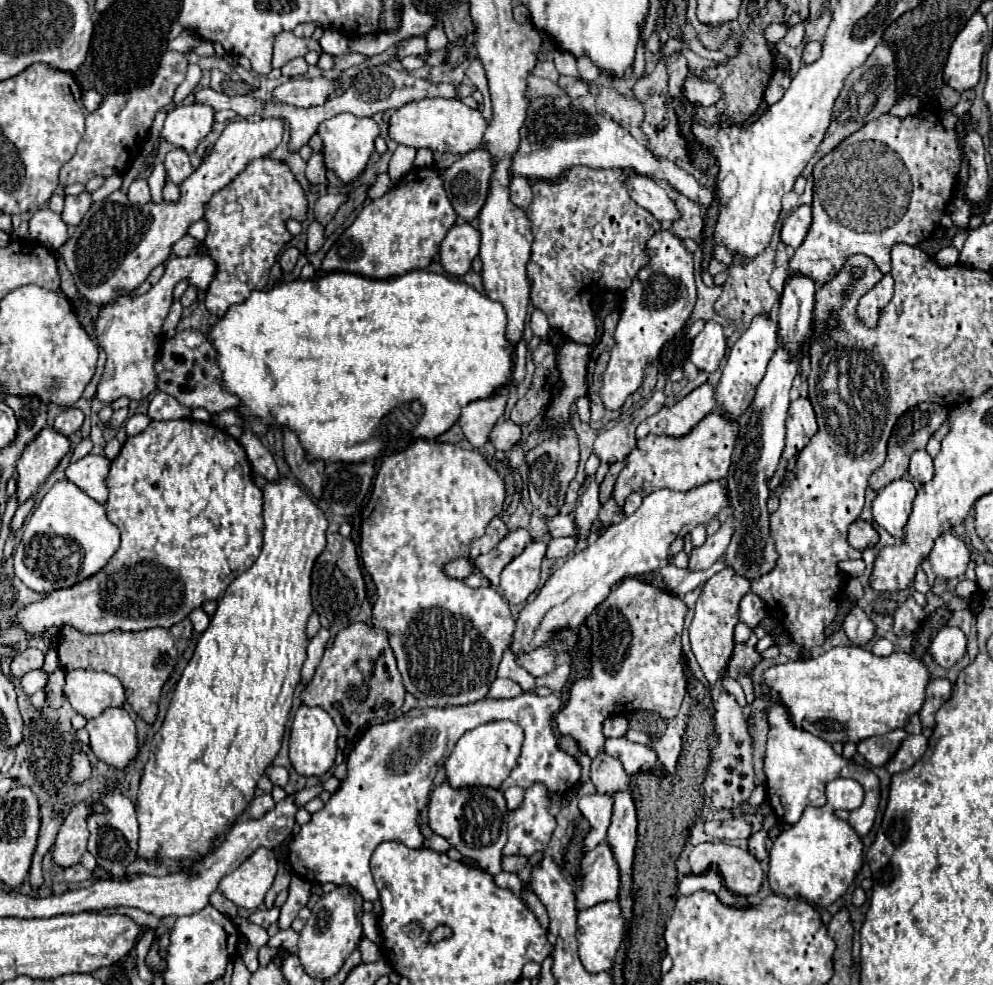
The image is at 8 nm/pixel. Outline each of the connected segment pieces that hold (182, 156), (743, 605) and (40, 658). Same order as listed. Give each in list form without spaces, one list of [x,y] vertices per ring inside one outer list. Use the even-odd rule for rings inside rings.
[[[184,148],[168,152],[164,158],[164,166],[166,166],[166,182],[174,182],[176,186],[180,186],[192,174],[190,158]]]
[[[748,592],[742,600],[740,600],[740,620],[746,622],[750,628],[758,626],[760,620],[766,616],[766,608],[764,602],[760,600],[760,596],[756,596],[754,592]]]
[[[26,648],[26,650],[22,650],[22,652],[18,652],[14,656],[10,672],[16,678],[20,678],[20,676],[24,676],[30,670],[42,668],[42,664],[44,664],[44,652],[40,648]]]

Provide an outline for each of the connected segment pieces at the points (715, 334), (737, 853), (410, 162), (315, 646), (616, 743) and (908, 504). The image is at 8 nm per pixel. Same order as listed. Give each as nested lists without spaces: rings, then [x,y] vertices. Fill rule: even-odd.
[[[706,322],[704,330],[692,340],[690,362],[702,372],[714,372],[726,354],[724,328],[718,322]]]
[[[704,842],[694,846],[688,862],[694,874],[702,874],[710,866],[716,866],[718,872],[722,872],[726,888],[740,896],[756,894],[764,876],[760,862],[748,850],[726,842]]]
[[[398,146],[394,150],[394,156],[390,160],[390,166],[388,166],[388,176],[392,182],[398,182],[400,178],[404,178],[404,174],[408,170],[414,168],[414,158],[416,158],[416,150],[410,148],[410,146]]]
[[[320,628],[320,632],[308,642],[308,658],[304,662],[304,668],[302,668],[302,684],[308,684],[322,654],[324,654],[324,648],[328,644],[328,638],[330,638],[330,632],[328,628]]]
[[[606,738],[604,750],[608,750],[608,754],[612,754],[614,758],[620,758],[628,776],[634,776],[638,772],[654,774],[660,780],[666,776],[656,750],[650,746],[634,744],[634,742],[628,742],[626,738]]]
[[[898,478],[878,490],[872,502],[872,516],[878,526],[882,526],[896,540],[902,540],[902,530],[912,512],[912,502],[916,488],[908,478]]]

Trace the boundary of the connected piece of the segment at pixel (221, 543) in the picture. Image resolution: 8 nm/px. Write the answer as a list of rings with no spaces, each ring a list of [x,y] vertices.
[[[184,418],[184,420],[168,420],[168,422],[156,422],[152,420],[150,426],[140,432],[138,436],[128,438],[128,442],[122,446],[118,458],[112,462],[110,466],[110,474],[108,474],[108,490],[110,490],[110,498],[106,508],[108,520],[112,524],[118,526],[120,534],[122,534],[122,544],[118,548],[118,552],[112,556],[112,560],[92,578],[88,578],[88,582],[82,582],[80,586],[72,586],[68,590],[54,590],[52,594],[46,594],[44,600],[34,602],[30,606],[26,606],[24,610],[20,610],[18,614],[18,626],[24,628],[30,634],[40,634],[50,626],[72,626],[84,634],[104,634],[104,632],[112,632],[112,630],[146,630],[146,628],[154,628],[154,626],[164,626],[170,628],[176,622],[180,622],[182,618],[186,618],[194,608],[202,606],[208,600],[218,600],[220,594],[224,594],[224,590],[228,588],[228,582],[232,582],[232,578],[240,576],[244,570],[248,570],[248,566],[252,566],[252,562],[258,558],[260,550],[262,550],[262,530],[264,530],[264,522],[262,522],[262,490],[258,486],[254,486],[252,482],[252,468],[250,462],[246,458],[244,448],[238,444],[236,438],[232,438],[230,434],[226,434],[224,430],[220,430],[218,426],[210,424],[210,422],[196,422],[192,418]]]

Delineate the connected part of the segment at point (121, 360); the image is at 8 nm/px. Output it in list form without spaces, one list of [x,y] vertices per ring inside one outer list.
[[[194,254],[186,258],[174,256],[166,262],[164,276],[144,296],[138,298],[122,296],[112,306],[100,308],[94,334],[98,346],[102,346],[108,354],[106,368],[96,392],[96,398],[102,404],[112,404],[120,396],[128,396],[130,400],[142,400],[156,390],[158,380],[156,380],[154,362],[158,356],[158,348],[162,346],[162,336],[164,336],[162,324],[172,306],[172,290],[180,280],[188,280],[190,286],[198,290],[206,290],[214,276],[214,270],[216,270],[214,262],[206,254],[204,256]]]

